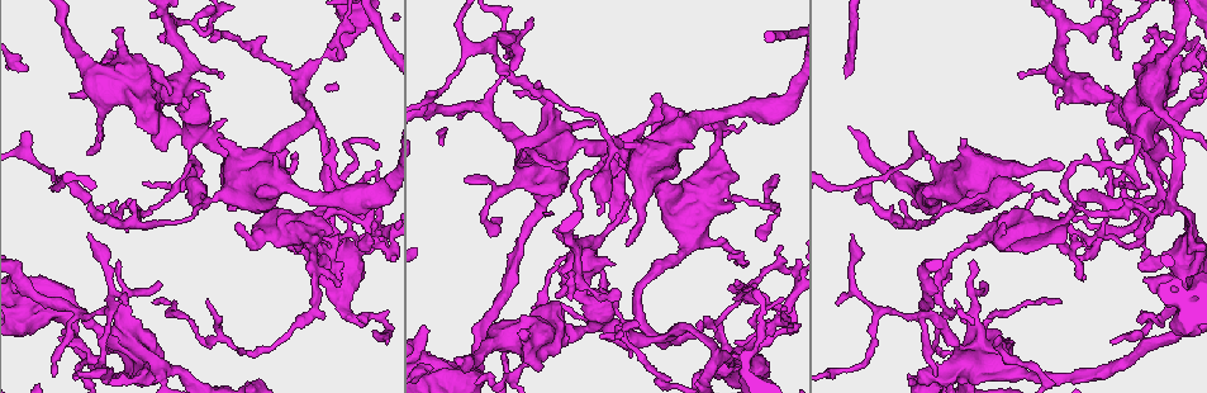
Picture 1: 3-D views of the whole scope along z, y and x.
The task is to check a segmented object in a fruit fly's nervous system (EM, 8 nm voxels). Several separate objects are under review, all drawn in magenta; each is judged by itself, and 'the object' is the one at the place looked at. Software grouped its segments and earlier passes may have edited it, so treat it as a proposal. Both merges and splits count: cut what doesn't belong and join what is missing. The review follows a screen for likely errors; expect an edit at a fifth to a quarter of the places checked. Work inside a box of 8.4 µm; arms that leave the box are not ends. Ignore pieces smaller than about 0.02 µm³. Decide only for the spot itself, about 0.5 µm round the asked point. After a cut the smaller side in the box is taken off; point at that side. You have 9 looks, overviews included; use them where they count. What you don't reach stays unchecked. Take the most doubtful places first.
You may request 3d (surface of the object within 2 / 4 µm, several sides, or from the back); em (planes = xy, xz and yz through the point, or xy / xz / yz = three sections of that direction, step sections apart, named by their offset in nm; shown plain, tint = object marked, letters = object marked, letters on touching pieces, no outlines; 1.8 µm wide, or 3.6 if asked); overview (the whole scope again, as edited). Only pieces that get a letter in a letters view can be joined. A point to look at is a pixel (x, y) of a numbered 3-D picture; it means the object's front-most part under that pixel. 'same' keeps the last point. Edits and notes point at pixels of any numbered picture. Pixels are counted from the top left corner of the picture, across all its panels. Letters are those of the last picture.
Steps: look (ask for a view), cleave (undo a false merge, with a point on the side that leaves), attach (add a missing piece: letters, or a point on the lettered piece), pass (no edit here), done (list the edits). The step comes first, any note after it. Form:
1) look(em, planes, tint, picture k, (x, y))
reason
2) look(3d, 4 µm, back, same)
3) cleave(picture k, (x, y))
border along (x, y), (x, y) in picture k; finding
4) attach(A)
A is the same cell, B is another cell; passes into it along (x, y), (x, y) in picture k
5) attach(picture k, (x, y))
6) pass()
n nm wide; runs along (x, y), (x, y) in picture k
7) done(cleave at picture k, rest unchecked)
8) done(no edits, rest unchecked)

look(3d, 4 µm, picture 1, (193, 127))

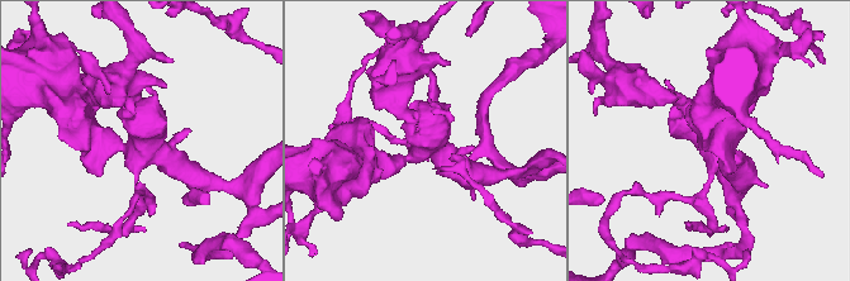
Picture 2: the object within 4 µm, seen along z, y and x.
look(em, yz, step 16, tint, picture 2, (427, 145))
4 arms; shape alone is not enough

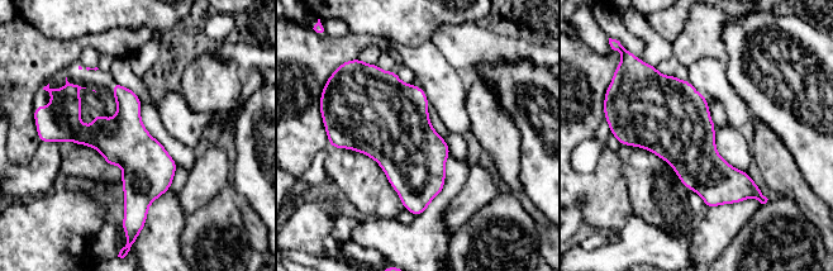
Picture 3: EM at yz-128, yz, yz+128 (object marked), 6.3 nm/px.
look(em, xz, step 4, letters, same)

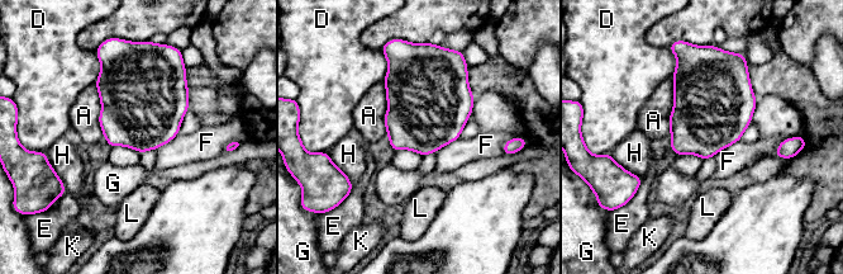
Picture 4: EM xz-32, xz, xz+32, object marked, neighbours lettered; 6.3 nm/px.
pass()
480 nm wide; A, D, E, F, G, H, K and L are other cells; border along (110, 146), (128, 146), (139, 154) in picture 4; one cell here

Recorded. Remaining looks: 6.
look(em, 3.6 µm, planes, letters, picture 1, (724, 193))

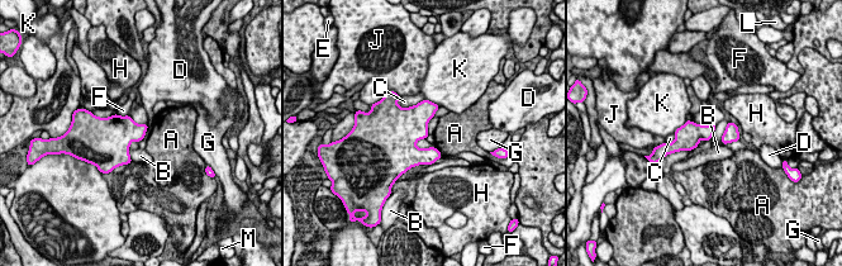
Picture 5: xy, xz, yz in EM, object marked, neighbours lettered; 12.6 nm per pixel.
pass()
A, B, C, D, E, F, G, H, J, K, L and M are other cells; one cell here

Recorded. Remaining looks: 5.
look(3d, 4 µm, picture 1, (343, 58))
long arm stops here

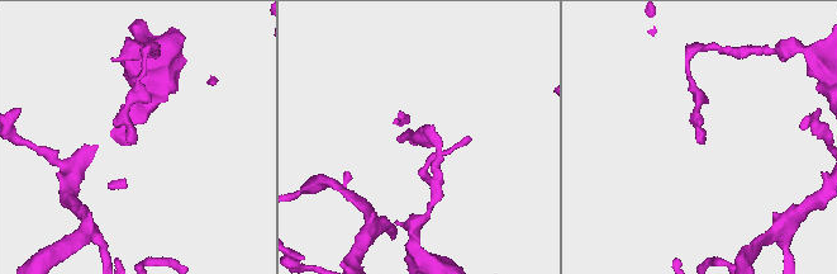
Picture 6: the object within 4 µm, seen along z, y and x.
look(em, planes, letters, picture 6, (699, 144))
shape alone is not enough

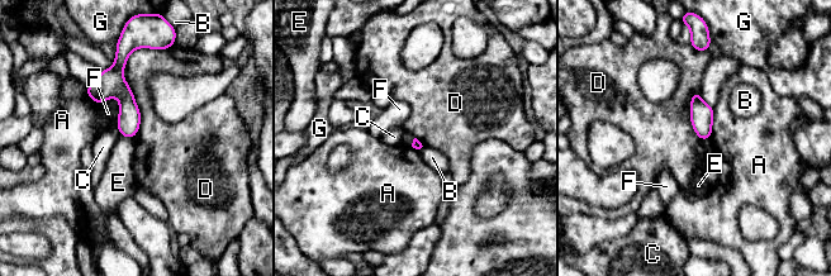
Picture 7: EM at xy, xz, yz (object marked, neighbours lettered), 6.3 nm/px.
pass()
D touches over 360 nm; A, B, C, D, E, F and G are other cells; border along (120, 134), (131, 139) in picture 7; none of them fits

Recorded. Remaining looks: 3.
look(em, planes, plain, picture 1, (530, 20))
tapers out

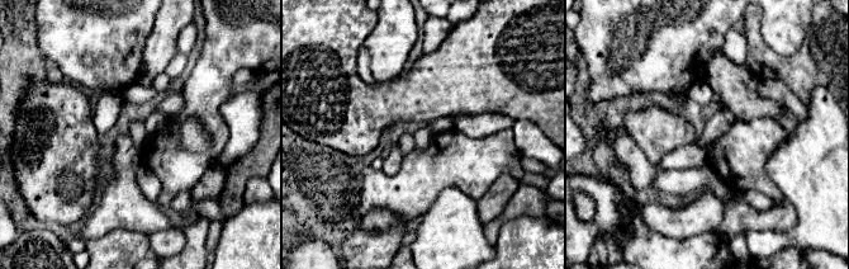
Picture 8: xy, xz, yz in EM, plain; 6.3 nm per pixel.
look(em, planes, letters, same)
see the neighbours

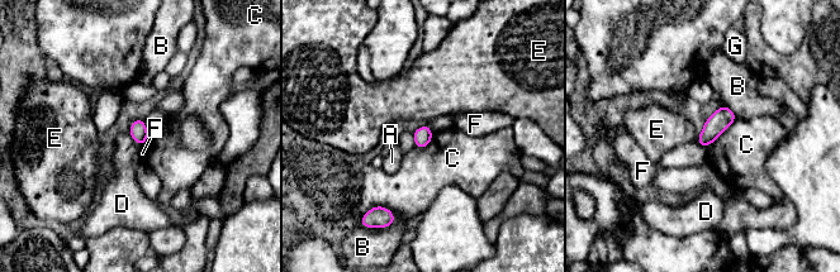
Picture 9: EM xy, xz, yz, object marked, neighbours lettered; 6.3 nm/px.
pass()
C touches over 150 nm; A, B, C, D, E, F and G are other cells; border along (128, 133), (140, 147) in picture 9; no lettered piece goes on from it

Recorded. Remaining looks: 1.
done(no edits, rest unchecked)

